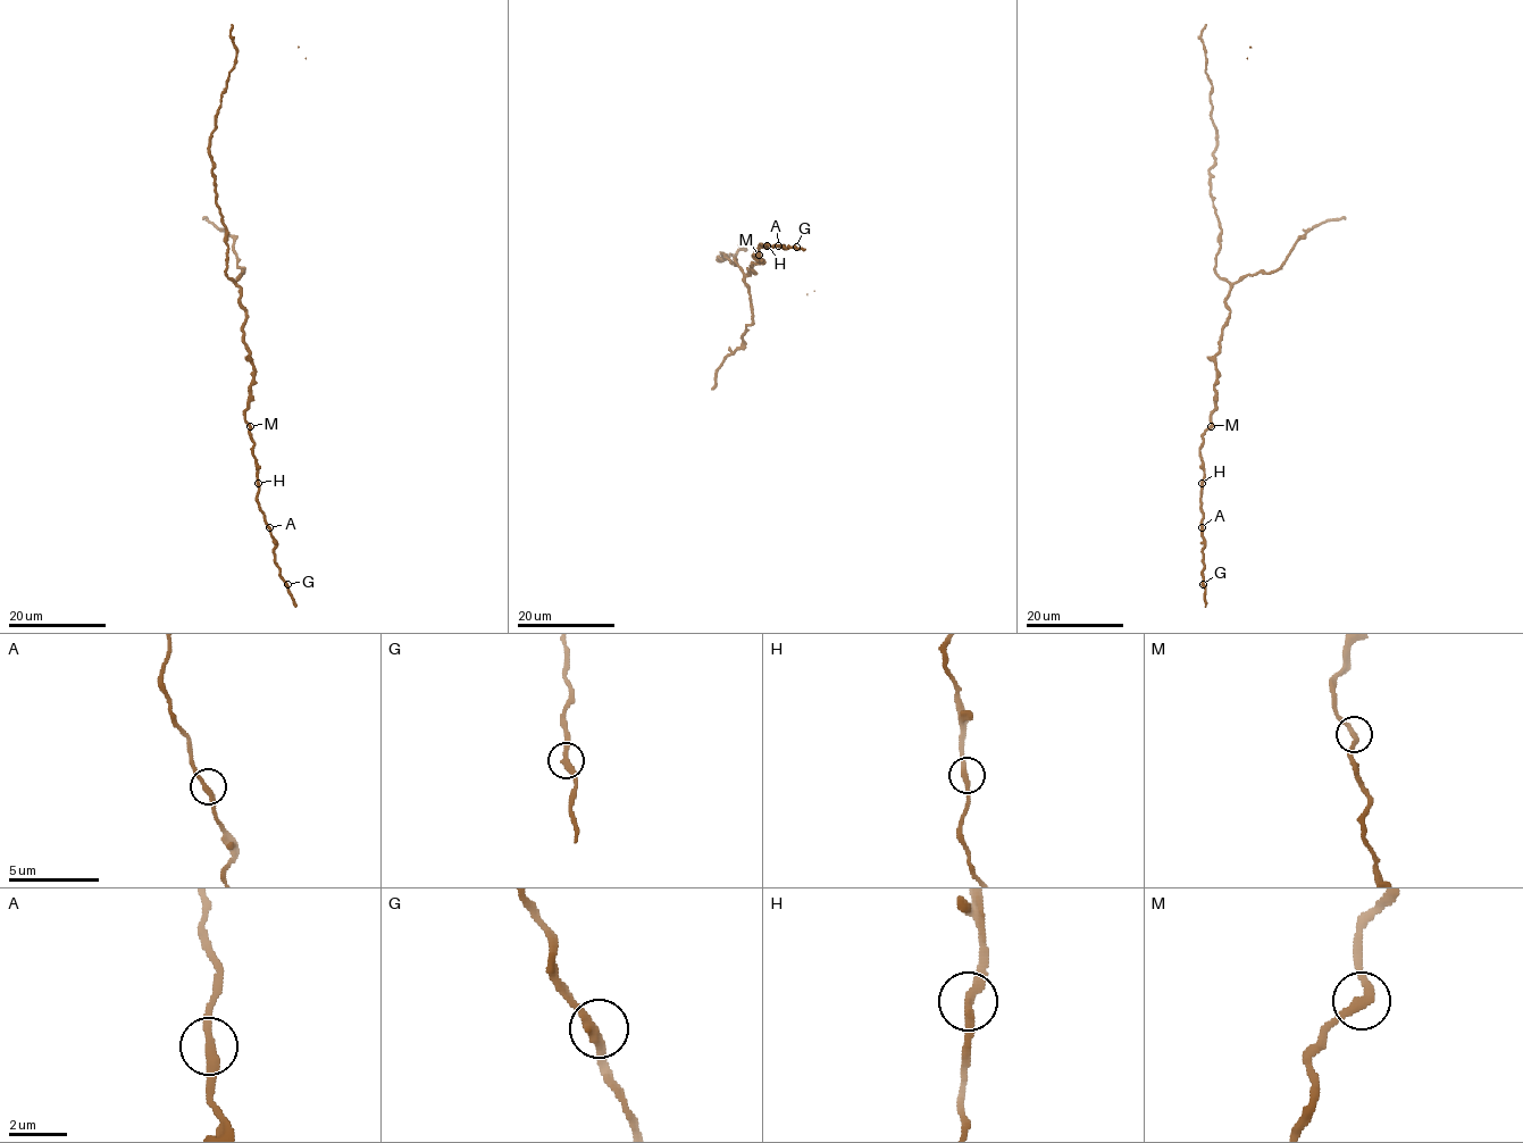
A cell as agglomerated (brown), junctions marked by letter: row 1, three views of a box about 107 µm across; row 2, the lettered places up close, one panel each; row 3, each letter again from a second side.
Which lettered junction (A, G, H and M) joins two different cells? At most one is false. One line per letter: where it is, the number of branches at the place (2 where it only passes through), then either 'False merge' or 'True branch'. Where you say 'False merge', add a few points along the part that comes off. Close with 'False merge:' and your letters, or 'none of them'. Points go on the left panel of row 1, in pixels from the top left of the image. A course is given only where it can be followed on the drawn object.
A: Place: (269, 527). Branches: 2. True branch
G: Place: (287, 584). Branches: 2. True branch
H: Place: (258, 483). Branches: 2. True branch
M: Place: (250, 426). Branches: 2. True branch
False merge: none of them

